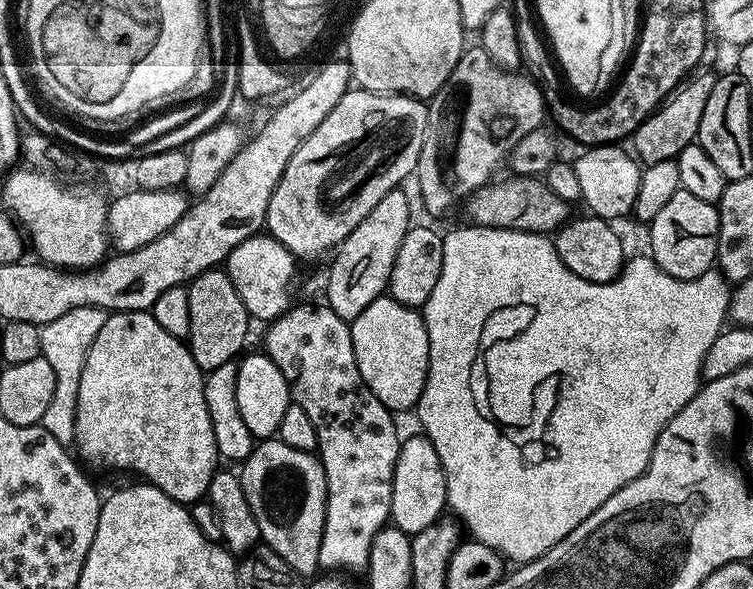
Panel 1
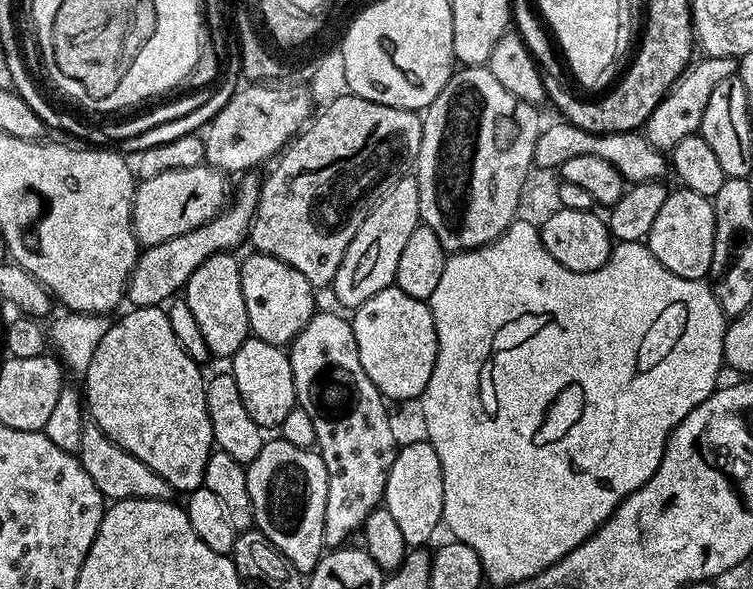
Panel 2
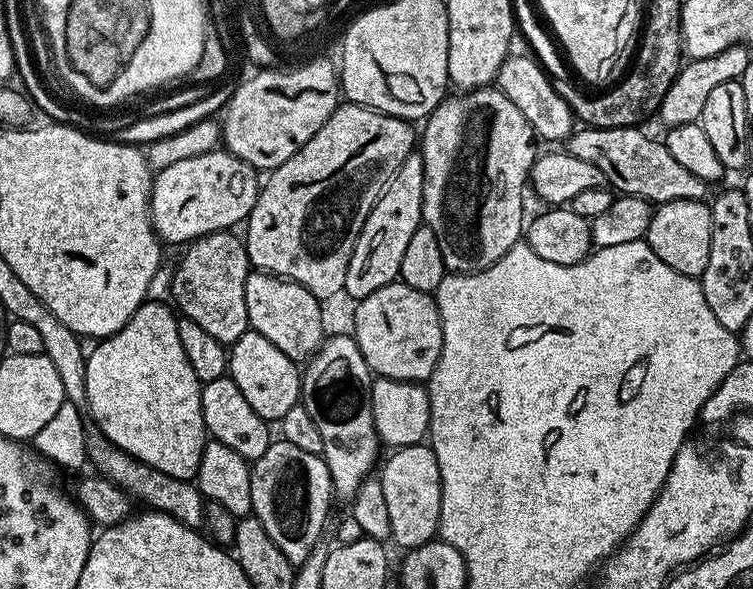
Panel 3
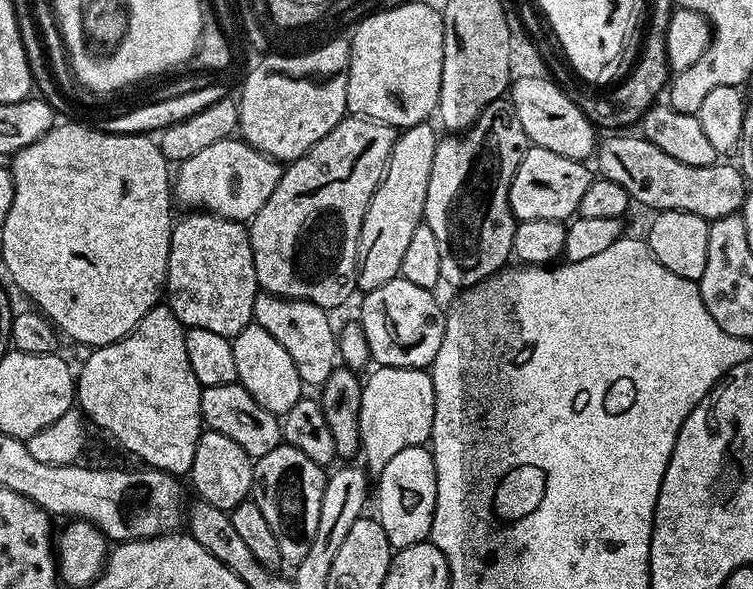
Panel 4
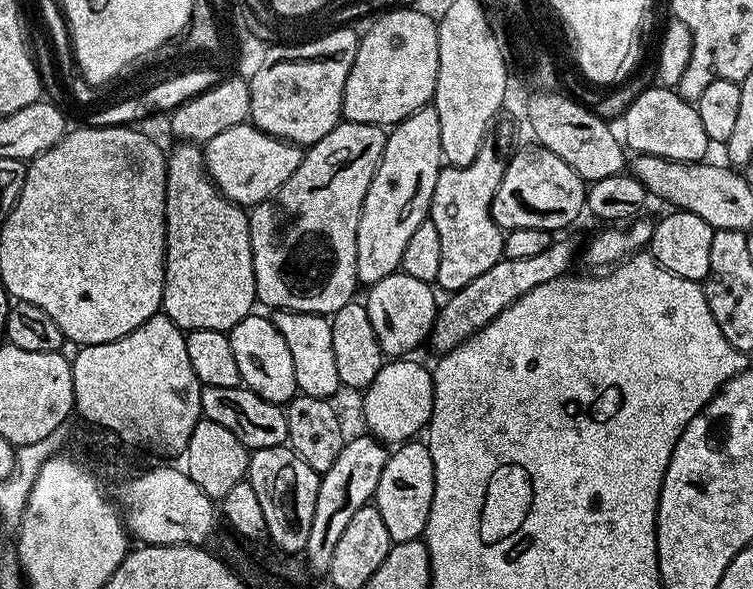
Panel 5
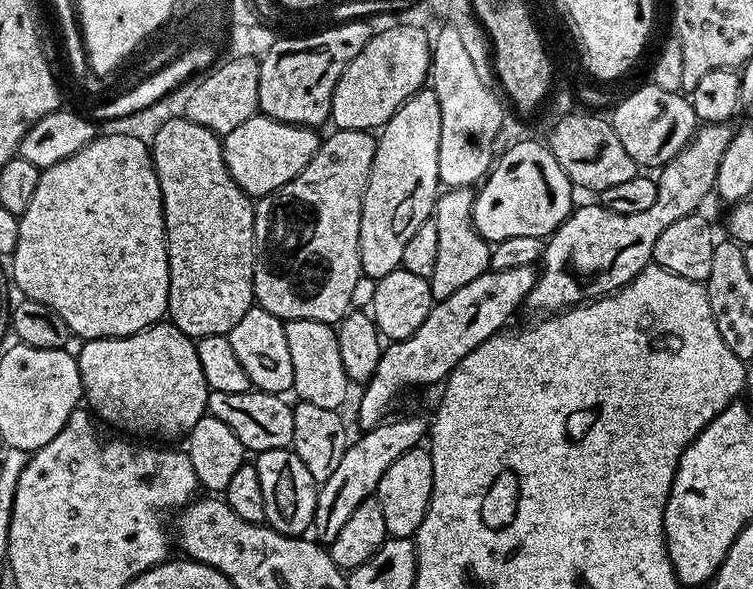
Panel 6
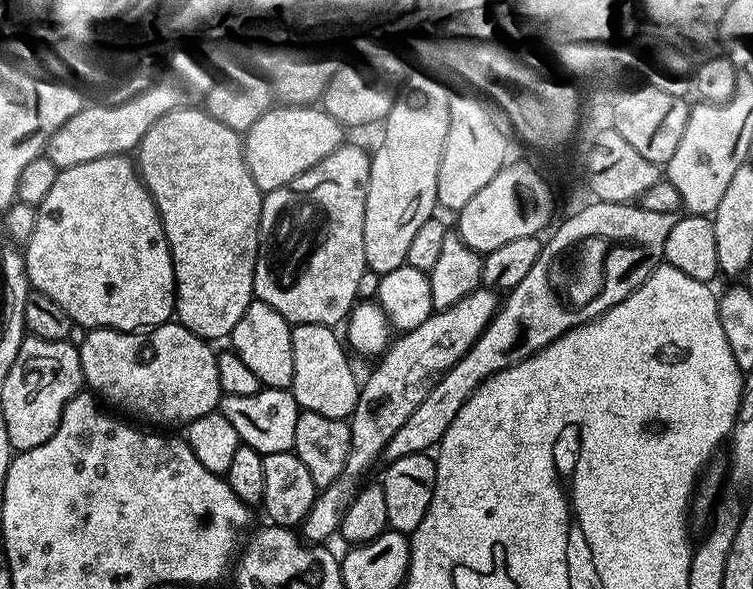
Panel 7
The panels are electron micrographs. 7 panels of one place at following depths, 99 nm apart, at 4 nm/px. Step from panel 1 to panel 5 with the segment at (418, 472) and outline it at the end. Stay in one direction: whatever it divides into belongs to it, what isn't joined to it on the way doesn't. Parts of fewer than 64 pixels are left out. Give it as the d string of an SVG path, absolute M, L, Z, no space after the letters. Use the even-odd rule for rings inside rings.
M405 442L389 455L382 478L378 478L374 503L378 514L382 514L382 522L386 522L386 534L390 534L393 544L423 537L430 518L430 502L434 502L435 485L434 462L427 443Z

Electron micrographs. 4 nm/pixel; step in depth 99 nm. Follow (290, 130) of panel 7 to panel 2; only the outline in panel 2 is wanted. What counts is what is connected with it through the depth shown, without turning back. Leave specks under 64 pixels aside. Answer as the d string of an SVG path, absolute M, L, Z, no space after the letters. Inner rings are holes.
M207 163L199 164L186 170L166 170L166 174L158 174L158 178L146 178L139 181L132 203L132 229L137 244L144 248L158 246L162 242L170 242L170 238L178 238L178 234L186 234L224 211L230 200L229 177L216 168L208 167Z

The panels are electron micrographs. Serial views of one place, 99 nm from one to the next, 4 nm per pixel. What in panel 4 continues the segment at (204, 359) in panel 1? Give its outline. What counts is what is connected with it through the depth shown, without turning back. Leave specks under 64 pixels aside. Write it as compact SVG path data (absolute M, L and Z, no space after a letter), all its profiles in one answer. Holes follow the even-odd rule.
M189 211L172 225L168 279L166 281L166 303L180 319L185 329L201 328L214 334L235 338L248 324L253 323L252 311L258 295L256 271L248 228L241 221L227 220L212 212Z

